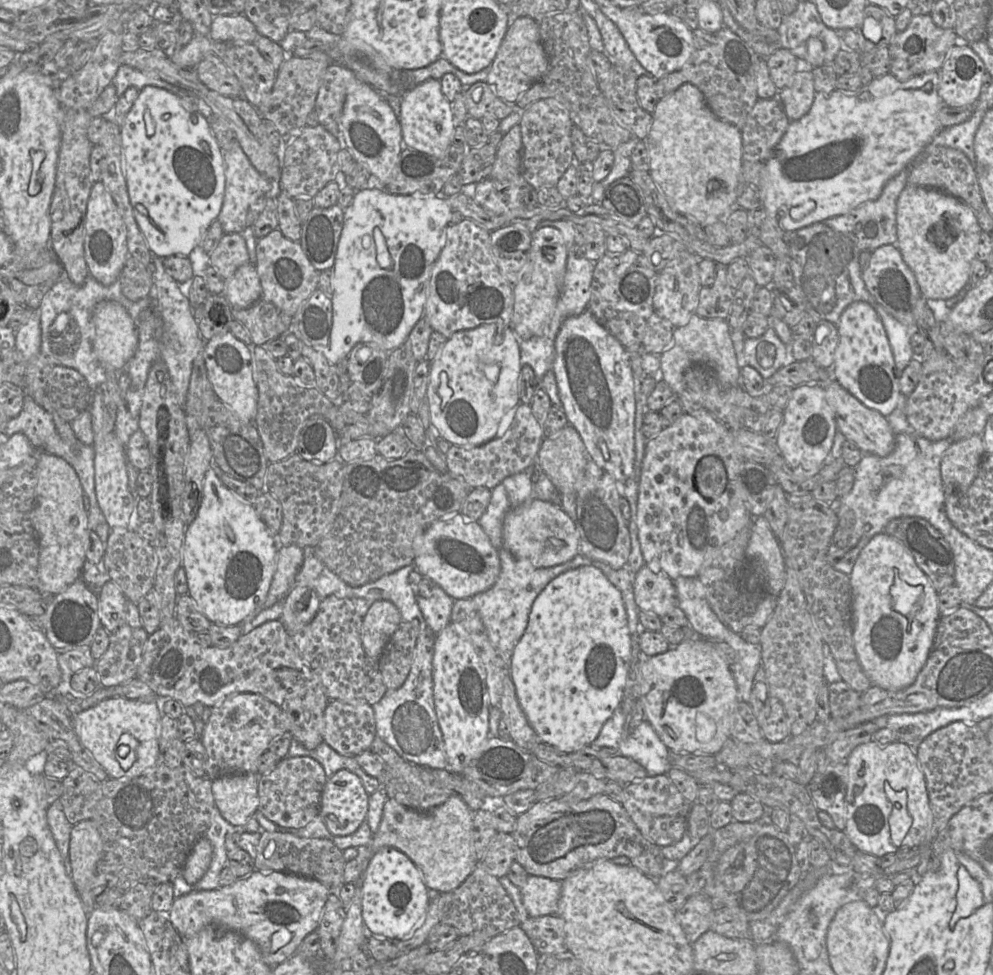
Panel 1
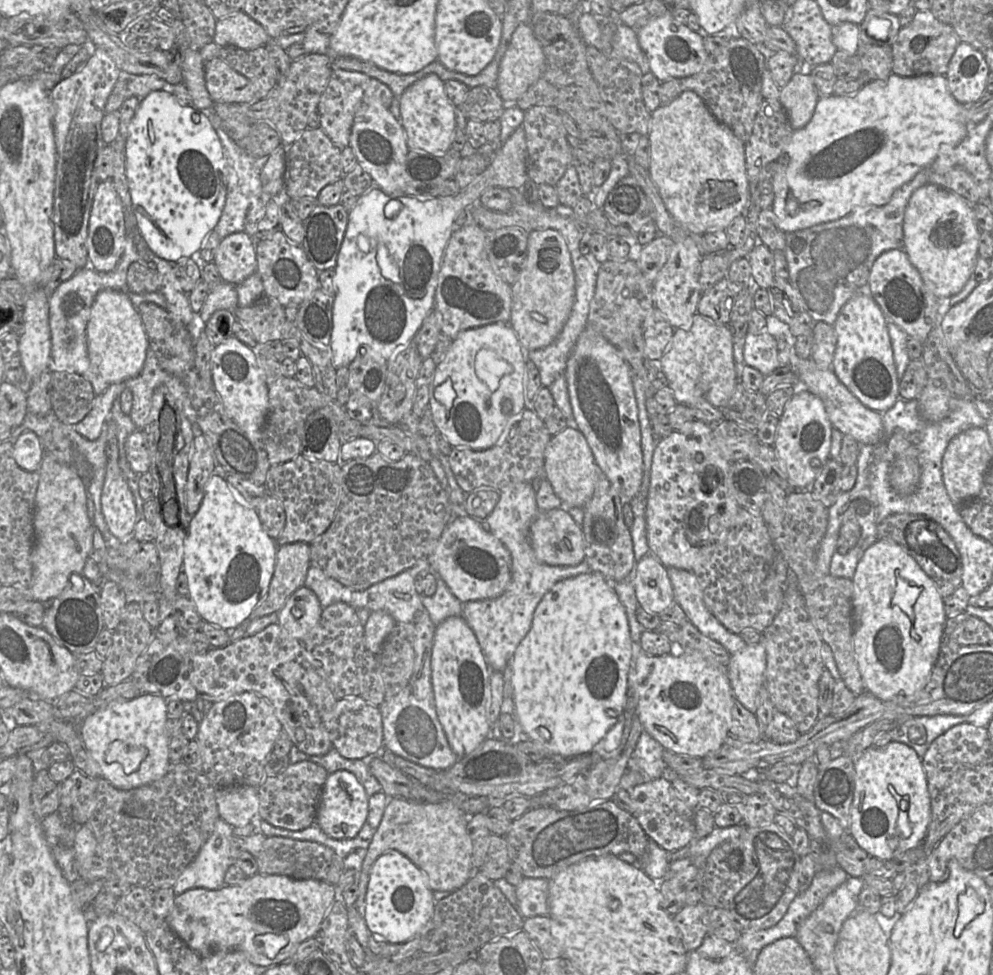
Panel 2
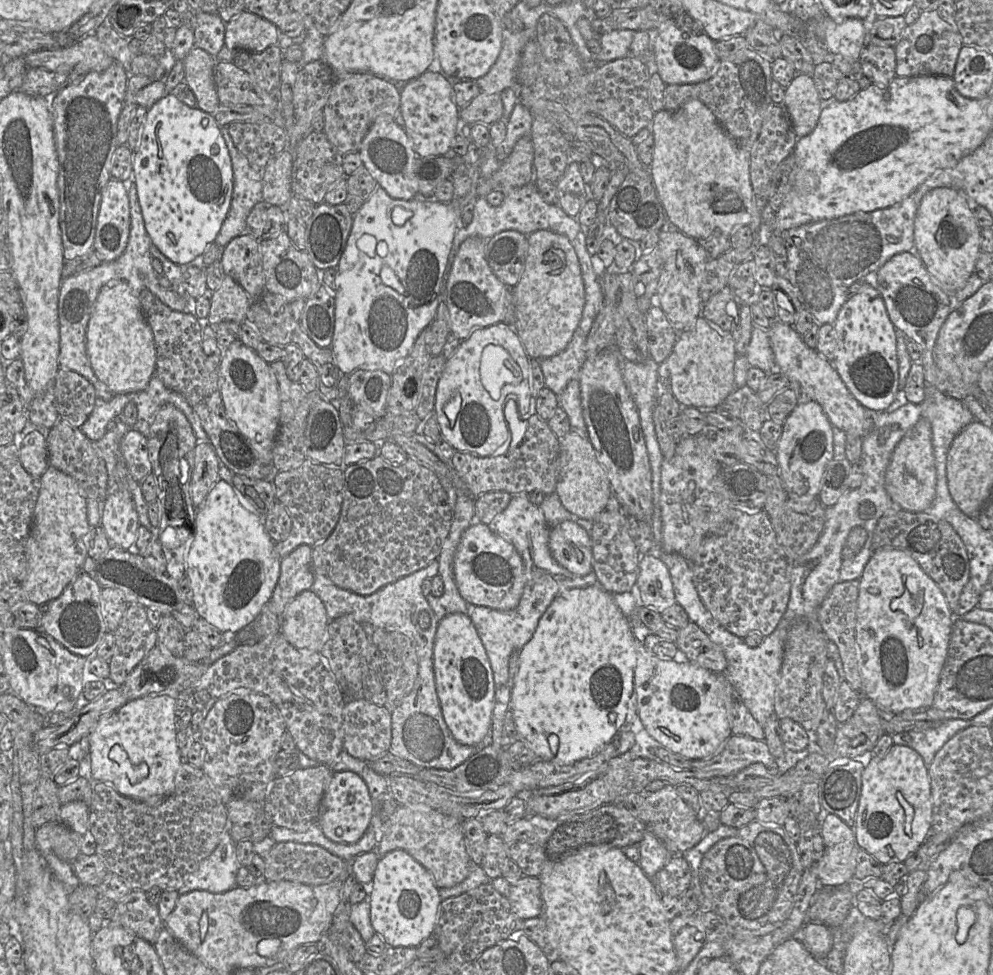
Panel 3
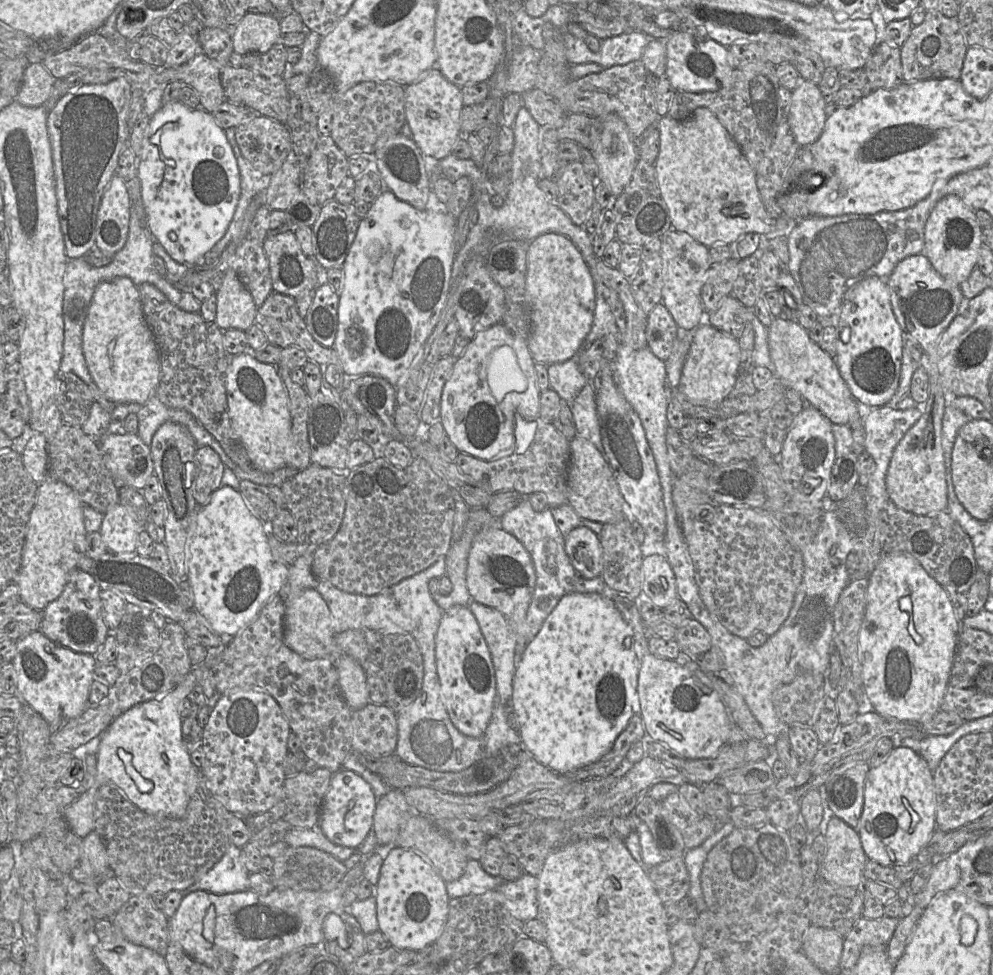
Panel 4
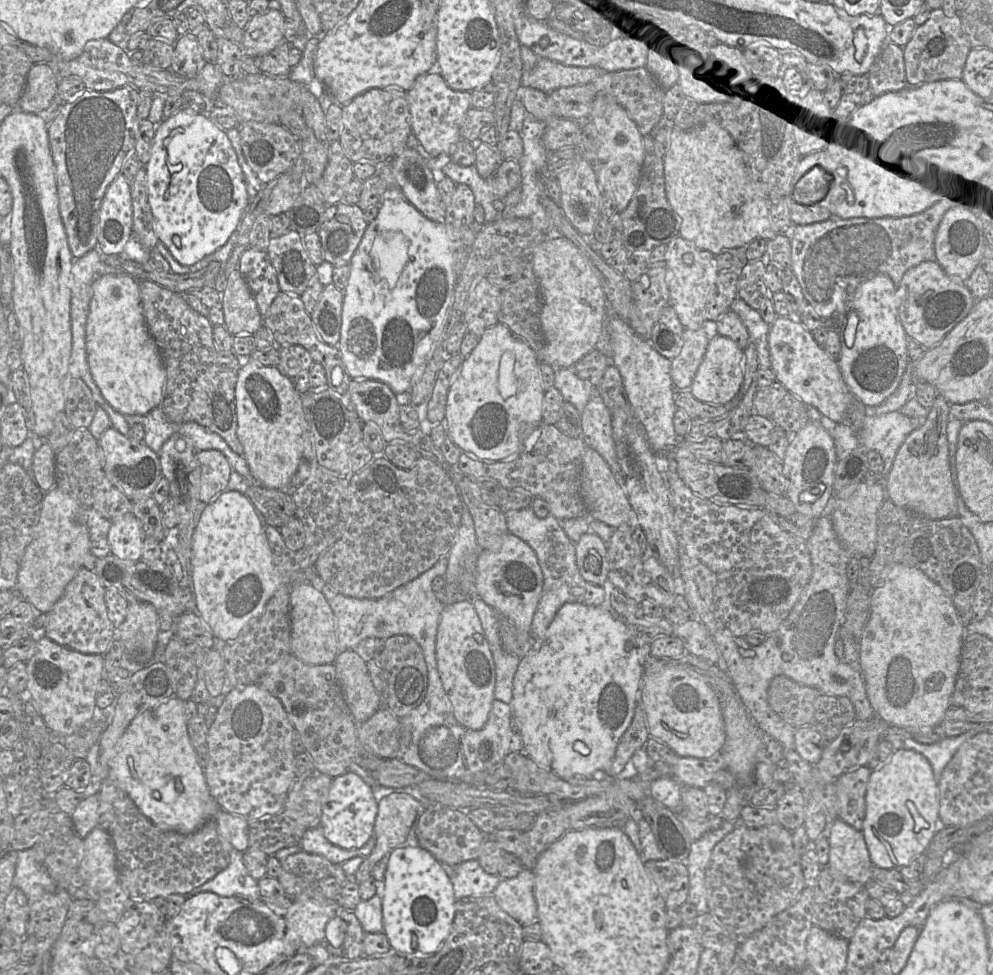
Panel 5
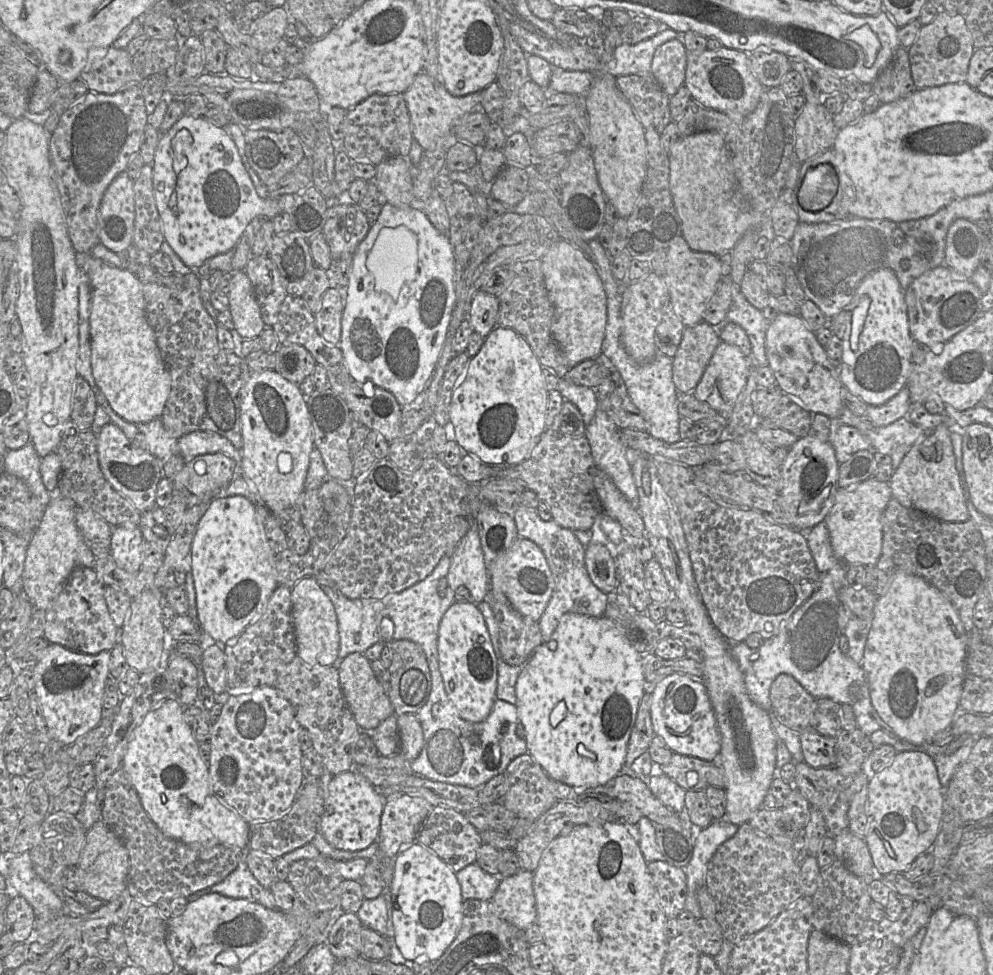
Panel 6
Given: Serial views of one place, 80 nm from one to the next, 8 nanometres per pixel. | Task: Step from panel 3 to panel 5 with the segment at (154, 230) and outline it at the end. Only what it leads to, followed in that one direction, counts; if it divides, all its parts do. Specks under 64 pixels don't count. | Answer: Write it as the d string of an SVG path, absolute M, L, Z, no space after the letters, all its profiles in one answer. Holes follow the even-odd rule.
M184 109L157 125L147 171L148 202L160 242L182 265L193 265L225 245L250 204L244 173L226 131L206 114Z

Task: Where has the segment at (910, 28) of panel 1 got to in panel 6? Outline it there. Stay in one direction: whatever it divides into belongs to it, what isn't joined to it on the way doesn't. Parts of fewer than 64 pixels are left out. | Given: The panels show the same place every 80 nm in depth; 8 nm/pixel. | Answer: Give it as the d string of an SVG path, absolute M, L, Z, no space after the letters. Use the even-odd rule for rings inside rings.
M940 11L931 23L922 25L907 51L914 85L916 89L924 89L965 82L975 47L965 17L961 14L950 15Z

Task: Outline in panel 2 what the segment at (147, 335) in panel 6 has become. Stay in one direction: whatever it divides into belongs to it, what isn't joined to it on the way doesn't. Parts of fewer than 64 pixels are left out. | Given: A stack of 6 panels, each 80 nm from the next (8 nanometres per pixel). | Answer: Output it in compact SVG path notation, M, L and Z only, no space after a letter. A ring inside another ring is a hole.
M106 289L96 296L86 328L86 339L89 360L107 383L123 382L141 372L149 342L138 309L126 294Z

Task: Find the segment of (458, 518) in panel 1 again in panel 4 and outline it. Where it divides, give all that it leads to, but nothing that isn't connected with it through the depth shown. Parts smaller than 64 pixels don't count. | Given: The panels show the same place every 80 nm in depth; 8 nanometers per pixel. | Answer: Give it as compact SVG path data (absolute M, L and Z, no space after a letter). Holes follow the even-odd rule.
M496 521L496 525L482 528L472 542L466 583L474 601L496 609L517 629L525 621L536 585L536 573L526 548Z

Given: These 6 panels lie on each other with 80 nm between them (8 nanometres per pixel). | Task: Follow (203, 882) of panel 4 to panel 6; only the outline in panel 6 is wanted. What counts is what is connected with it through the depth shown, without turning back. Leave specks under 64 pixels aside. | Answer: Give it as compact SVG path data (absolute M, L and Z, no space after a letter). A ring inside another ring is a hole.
M245 855L240 860L237 868L224 880L208 889L203 889L190 895L187 897L187 902L210 892L219 893L231 898L251 900L269 909L276 908L276 903L270 890L264 888L249 870Z

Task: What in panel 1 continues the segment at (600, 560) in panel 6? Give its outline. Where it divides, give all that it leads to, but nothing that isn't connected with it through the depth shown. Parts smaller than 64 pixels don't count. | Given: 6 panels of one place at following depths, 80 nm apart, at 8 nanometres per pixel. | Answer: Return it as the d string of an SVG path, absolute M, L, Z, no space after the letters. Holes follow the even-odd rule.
M533 498L505 515L503 520L505 548L520 559L527 559L536 568L563 564L579 554L579 532L576 524L561 507Z

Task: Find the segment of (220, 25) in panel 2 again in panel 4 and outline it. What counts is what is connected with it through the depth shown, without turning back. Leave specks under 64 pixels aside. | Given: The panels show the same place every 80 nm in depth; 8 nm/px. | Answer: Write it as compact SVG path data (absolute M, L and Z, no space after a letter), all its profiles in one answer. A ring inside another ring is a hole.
M247 12L230 32L235 53L265 53L281 39L280 17Z

